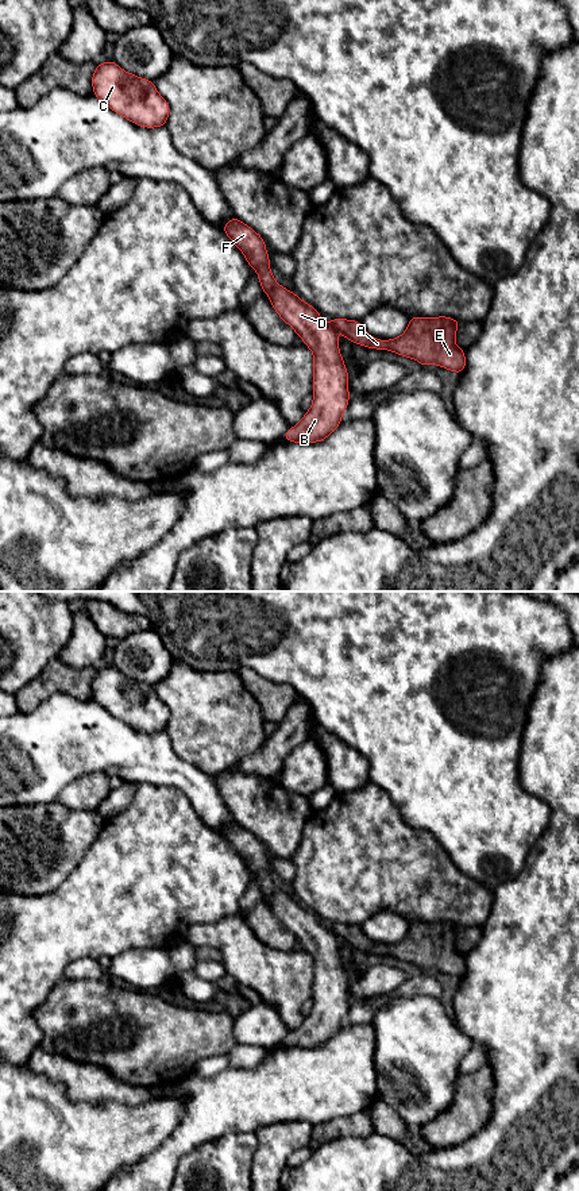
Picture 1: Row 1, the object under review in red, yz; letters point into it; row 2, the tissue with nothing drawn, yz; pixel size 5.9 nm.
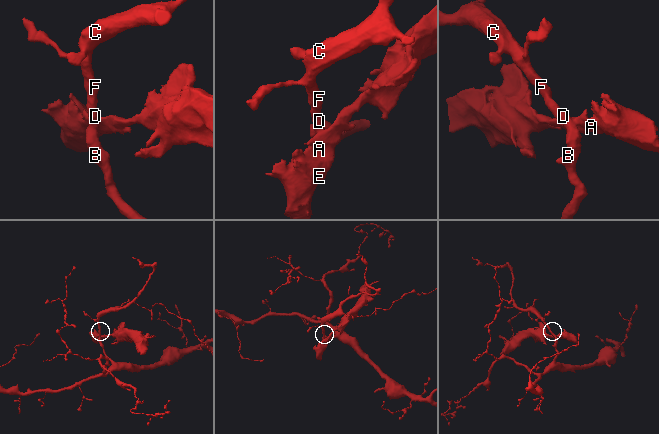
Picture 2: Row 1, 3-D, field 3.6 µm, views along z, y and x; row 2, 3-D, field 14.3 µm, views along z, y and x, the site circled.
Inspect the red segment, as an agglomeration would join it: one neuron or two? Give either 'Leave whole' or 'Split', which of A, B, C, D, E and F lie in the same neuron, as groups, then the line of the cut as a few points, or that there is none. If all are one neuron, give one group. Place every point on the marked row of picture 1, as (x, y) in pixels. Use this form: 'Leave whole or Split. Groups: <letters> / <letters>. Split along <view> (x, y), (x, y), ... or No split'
Split. Groups: A E / B C D F. Split along yz (329, 323), (335, 331)

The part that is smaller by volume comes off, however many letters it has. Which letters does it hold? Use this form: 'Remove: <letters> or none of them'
Remove: A, E

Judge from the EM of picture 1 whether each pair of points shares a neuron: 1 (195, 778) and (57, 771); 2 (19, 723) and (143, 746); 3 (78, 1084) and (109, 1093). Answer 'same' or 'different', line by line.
1: same
2: same
3: same

